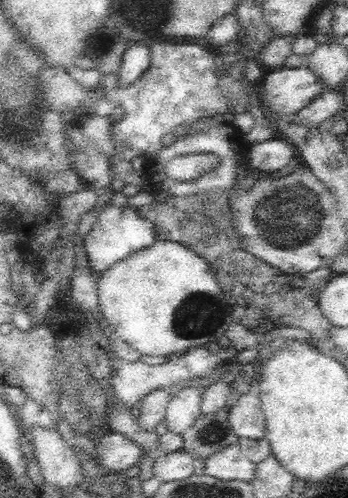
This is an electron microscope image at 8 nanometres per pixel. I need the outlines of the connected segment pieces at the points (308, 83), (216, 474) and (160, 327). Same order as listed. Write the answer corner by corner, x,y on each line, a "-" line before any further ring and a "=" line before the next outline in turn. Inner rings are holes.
308,67
268,70
263,83
265,110
274,115
294,115
308,106
322,88
324,83
=
237,442
206,458
204,473
220,480
250,482
254,478
256,465
240,452
240,445
=
156,240
149,248
130,254
129,257
124,258
121,262
114,263
109,270
106,270
106,272
98,276
97,295
100,306
100,318
107,331
111,331
115,337
119,337
124,342
127,342
140,354
148,356
166,357
168,355
178,355
178,352
186,352
186,350
192,348
192,346
200,346
200,344
204,346
204,344
208,342
221,340
223,339
222,336
226,334
226,330
230,329
230,324
236,322
236,320
232,318
232,306
226,302
224,292
222,292
222,288
220,288
216,276
210,272
210,266
208,266
198,254
194,254
192,250
189,250
186,246
182,246
182,244
178,242

